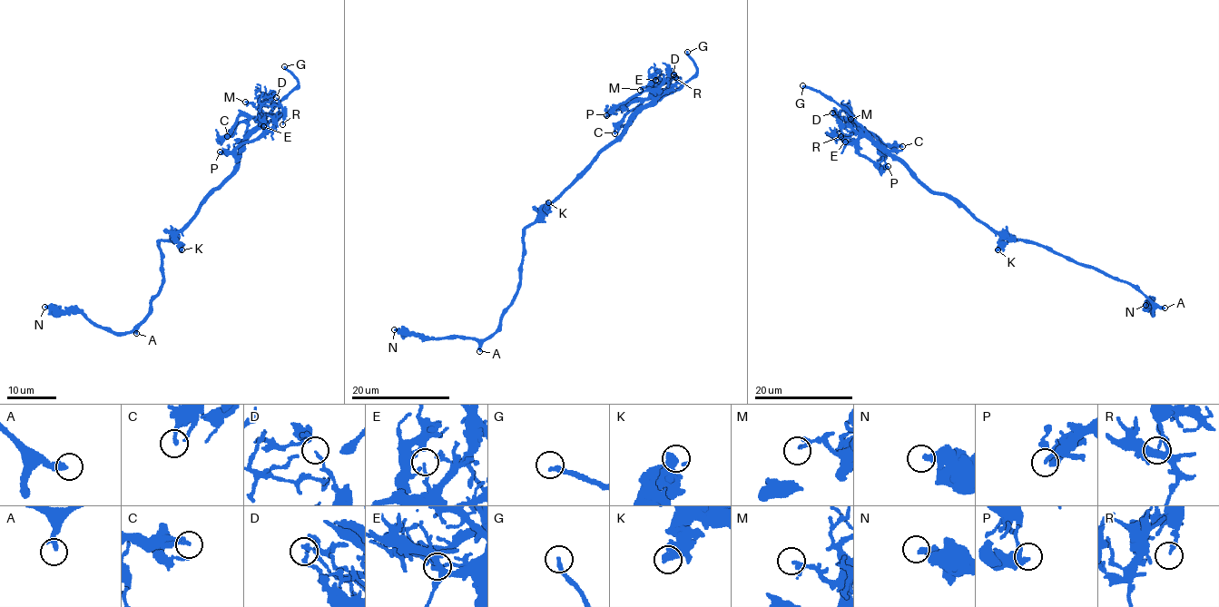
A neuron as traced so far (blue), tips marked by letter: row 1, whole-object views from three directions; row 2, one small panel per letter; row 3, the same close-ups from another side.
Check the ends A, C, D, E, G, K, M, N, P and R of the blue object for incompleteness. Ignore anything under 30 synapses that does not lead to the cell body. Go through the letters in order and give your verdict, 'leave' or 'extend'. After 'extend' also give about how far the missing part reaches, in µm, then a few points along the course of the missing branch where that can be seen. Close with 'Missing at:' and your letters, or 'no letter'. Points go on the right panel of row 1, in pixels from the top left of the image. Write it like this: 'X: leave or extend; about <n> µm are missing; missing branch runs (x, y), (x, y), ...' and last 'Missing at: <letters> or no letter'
A: leave
C: leave
D: leave
E: leave
G: extend; about 50 µm are missing
K: leave
M: leave
N: leave
P: leave
R: leave
Missing at: G

